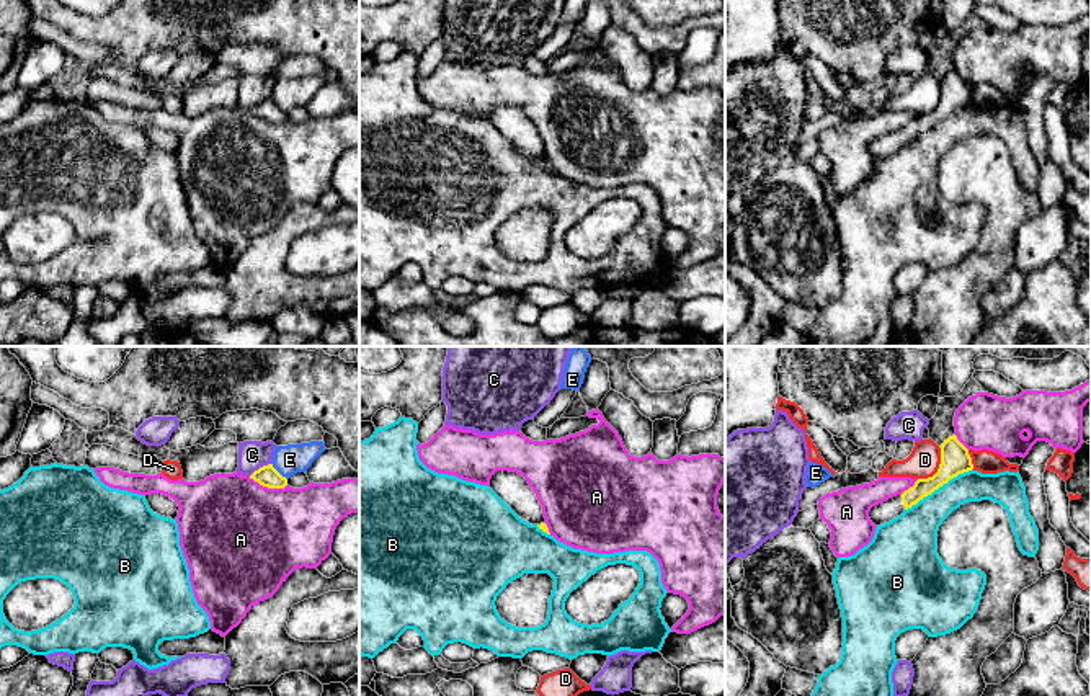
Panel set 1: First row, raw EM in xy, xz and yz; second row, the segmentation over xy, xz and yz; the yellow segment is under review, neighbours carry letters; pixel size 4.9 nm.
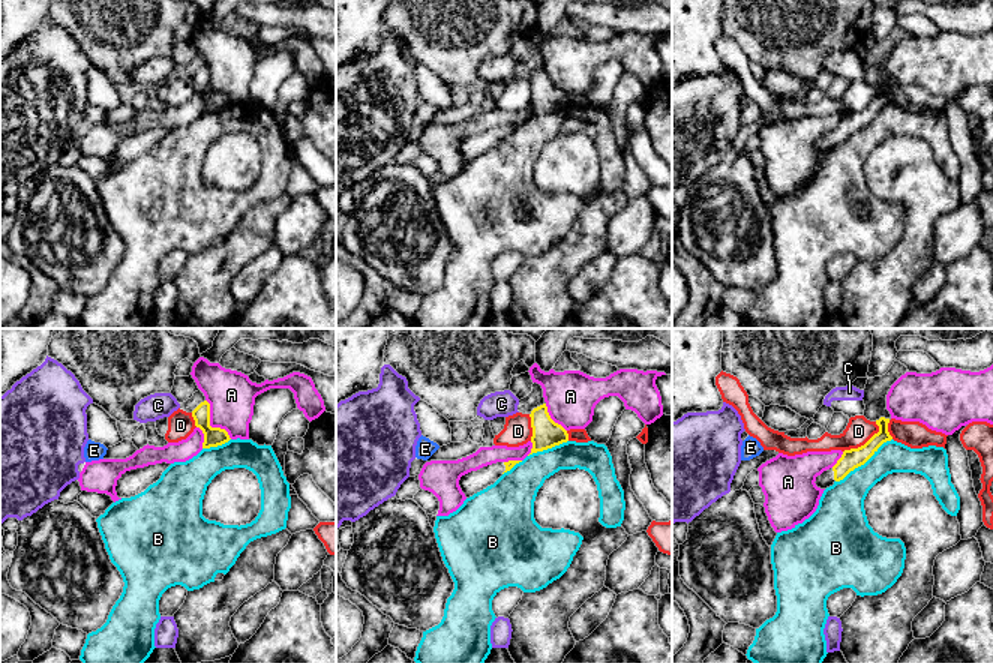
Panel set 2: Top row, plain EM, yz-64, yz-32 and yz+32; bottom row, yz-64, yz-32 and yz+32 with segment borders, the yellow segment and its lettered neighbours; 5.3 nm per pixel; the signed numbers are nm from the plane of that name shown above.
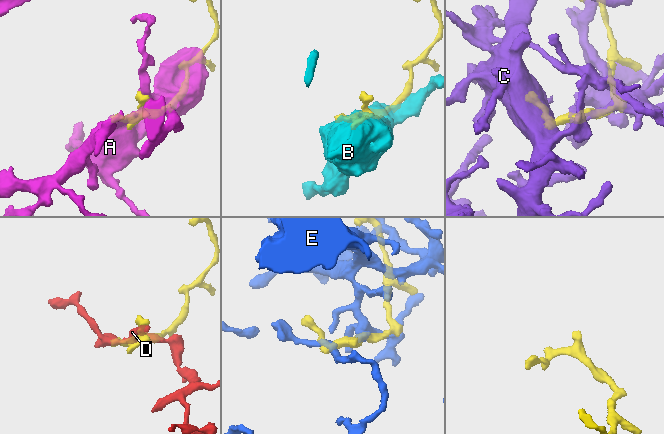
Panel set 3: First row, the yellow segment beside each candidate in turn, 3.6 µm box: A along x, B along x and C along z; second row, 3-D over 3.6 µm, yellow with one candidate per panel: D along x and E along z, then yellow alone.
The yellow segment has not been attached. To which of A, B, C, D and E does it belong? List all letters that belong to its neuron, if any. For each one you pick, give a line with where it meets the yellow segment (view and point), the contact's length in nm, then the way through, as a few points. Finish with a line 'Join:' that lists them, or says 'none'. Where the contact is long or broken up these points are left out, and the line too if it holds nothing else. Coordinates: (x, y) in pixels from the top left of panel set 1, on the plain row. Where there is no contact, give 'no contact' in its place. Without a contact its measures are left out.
Join: none

